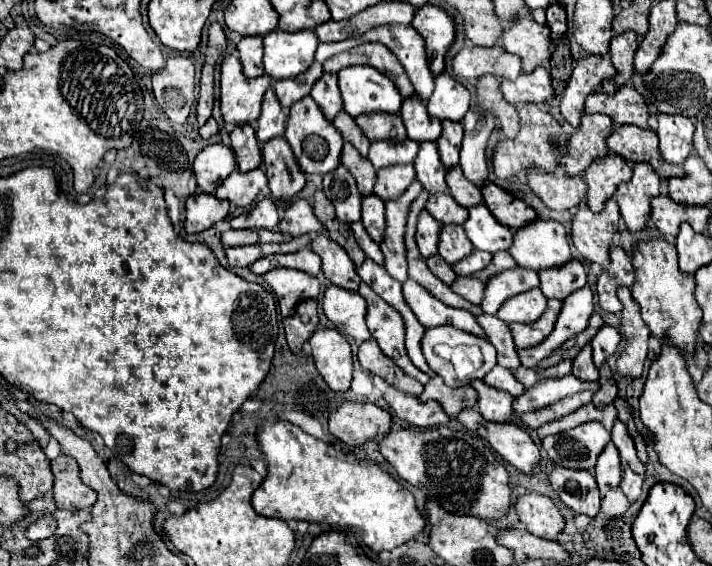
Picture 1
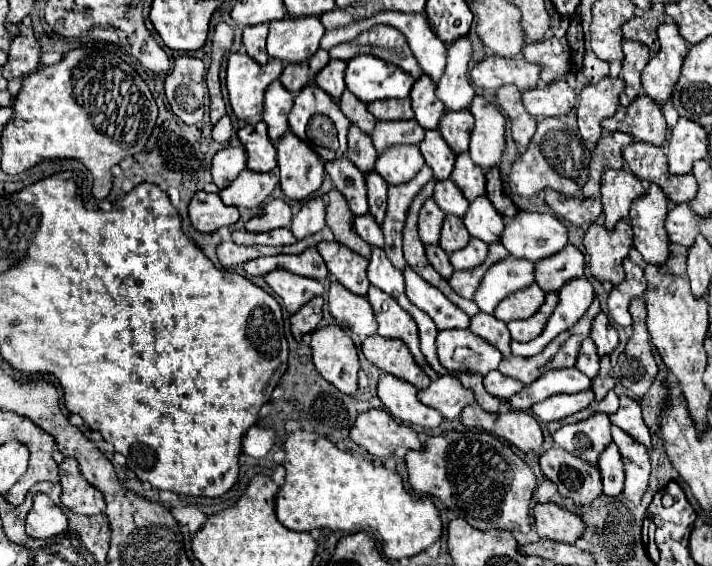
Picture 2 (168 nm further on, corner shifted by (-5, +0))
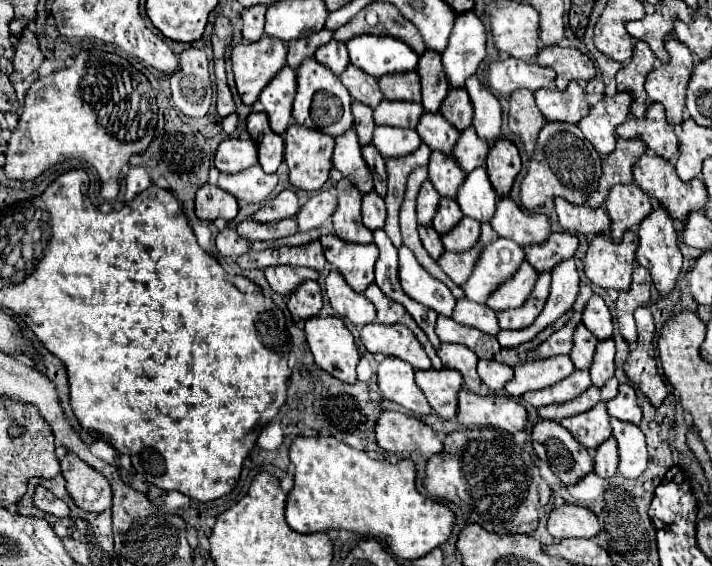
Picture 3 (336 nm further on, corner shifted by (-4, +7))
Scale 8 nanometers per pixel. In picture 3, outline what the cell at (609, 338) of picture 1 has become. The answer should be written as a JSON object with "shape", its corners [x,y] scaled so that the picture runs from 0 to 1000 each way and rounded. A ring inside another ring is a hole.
{"shape":[[[833,519],[819,548],[819,572],[836,590],[838,601],[853,601],[861,590],[861,569],[853,537],[841,519]]]}

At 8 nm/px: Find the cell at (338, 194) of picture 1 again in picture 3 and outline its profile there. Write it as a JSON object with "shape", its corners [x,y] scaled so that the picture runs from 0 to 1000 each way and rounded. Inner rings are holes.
{"shape":[[[487,230],[482,240],[471,244],[471,265],[468,265],[468,297],[473,297],[487,318],[507,339],[515,343],[524,336],[524,314],[521,300],[515,297],[507,258],[501,251],[499,230]]]}

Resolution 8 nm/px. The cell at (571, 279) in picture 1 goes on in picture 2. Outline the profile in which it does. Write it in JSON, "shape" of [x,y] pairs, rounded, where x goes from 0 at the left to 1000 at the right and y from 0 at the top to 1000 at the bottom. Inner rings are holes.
{"shape":[[[795,433],[789,443],[767,454],[764,461],[750,465],[753,500],[761,514],[784,514],[787,504],[801,496],[803,489],[820,486],[820,451],[806,433]]]}

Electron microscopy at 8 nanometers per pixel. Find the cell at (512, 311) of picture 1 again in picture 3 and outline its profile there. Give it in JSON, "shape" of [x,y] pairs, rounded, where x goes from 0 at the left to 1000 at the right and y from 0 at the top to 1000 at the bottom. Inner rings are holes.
{"shape":[[[735,463],[726,484],[715,491],[712,502],[704,502],[687,523],[684,541],[695,551],[721,548],[721,544],[735,541],[735,534],[740,534],[740,527],[746,523],[746,512],[751,509],[751,491],[754,491],[754,481],[740,463]]]}

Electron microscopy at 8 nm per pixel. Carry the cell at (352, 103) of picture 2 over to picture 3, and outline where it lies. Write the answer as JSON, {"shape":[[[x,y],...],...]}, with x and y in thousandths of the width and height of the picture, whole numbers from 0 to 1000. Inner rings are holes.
{"shape":[[[493,113],[479,131],[479,145],[490,159],[493,173],[501,177],[501,180],[510,180],[513,187],[527,191],[535,180],[535,173],[538,173],[538,166],[532,163],[529,141],[524,134],[513,131],[510,124],[493,117]]]}

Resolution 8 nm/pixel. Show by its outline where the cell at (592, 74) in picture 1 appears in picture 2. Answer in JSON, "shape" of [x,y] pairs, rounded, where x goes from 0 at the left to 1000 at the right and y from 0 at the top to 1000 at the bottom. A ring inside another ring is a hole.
{"shape":[[[851,136],[840,150],[826,150],[812,168],[812,228],[820,249],[837,256],[846,242],[846,210],[860,207],[871,189],[876,143]]]}

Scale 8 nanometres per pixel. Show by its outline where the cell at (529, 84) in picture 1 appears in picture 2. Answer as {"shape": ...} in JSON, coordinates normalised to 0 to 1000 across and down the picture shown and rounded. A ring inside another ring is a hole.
{"shape":[[[778,143],[764,157],[744,157],[733,164],[736,189],[750,207],[789,207],[809,189],[809,164],[792,143]]]}

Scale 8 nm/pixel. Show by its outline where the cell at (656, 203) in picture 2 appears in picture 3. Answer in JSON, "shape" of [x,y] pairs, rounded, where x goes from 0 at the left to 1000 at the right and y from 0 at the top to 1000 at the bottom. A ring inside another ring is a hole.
{"shape":[[[923,360],[920,371],[914,371],[914,378],[897,396],[895,413],[897,413],[895,463],[914,481],[917,502],[926,512],[926,519],[940,519],[948,505],[948,495],[956,481],[956,463],[959,463],[959,452],[956,452],[954,431],[951,431],[951,410],[945,399],[945,385],[937,378],[937,371],[931,371],[931,364]]]}

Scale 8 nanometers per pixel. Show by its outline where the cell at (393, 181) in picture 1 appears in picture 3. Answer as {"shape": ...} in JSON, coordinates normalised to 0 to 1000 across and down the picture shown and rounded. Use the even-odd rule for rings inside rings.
{"shape":[[[529,223],[524,233],[524,254],[538,279],[563,279],[583,269],[591,258],[591,244],[583,230]]]}

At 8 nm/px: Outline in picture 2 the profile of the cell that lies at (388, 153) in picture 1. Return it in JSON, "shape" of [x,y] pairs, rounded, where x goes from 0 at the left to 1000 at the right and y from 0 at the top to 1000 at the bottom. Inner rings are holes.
{"shape":[[[584,210],[576,214],[528,214],[522,249],[531,270],[551,256],[587,256],[596,246],[596,228],[584,217]]]}

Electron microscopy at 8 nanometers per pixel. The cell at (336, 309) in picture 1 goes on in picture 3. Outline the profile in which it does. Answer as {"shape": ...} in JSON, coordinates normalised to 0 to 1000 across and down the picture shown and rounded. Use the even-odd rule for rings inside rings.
{"shape":[[[465,477],[456,491],[456,516],[473,558],[490,565],[499,576],[513,576],[527,565],[524,537],[504,516],[499,516],[476,477]]]}

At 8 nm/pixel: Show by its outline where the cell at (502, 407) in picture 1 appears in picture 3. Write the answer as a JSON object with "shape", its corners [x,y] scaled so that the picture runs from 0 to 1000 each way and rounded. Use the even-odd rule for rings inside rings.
{"shape":[[[619,608],[617,615],[617,633],[622,640],[625,650],[636,650],[645,654],[650,664],[653,682],[662,693],[676,693],[676,668],[670,664],[670,633],[662,618],[656,618],[656,611],[645,611],[645,608]]]}

